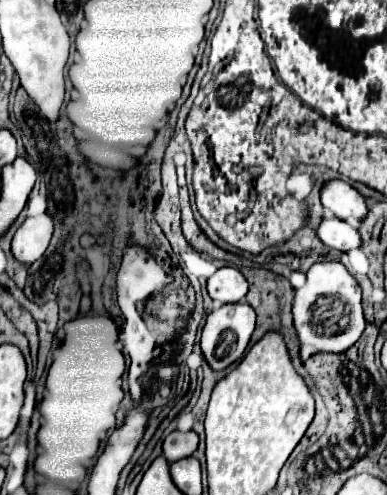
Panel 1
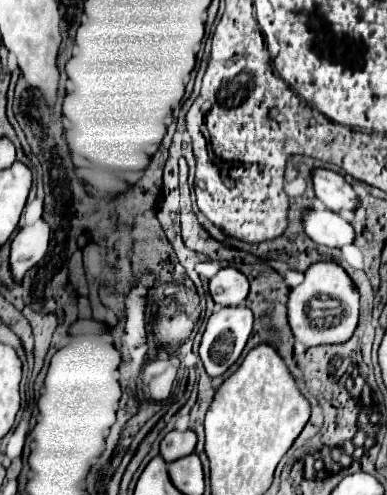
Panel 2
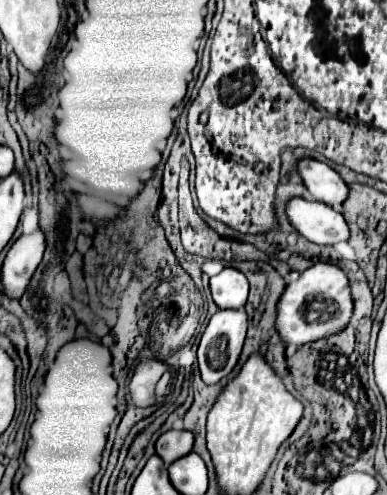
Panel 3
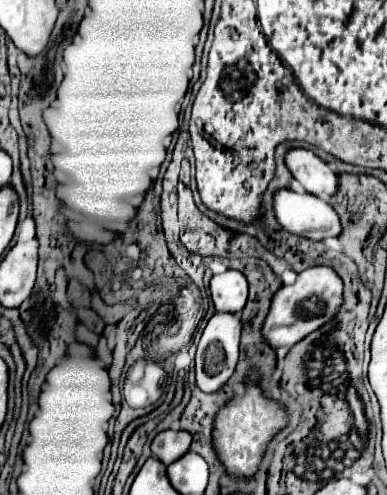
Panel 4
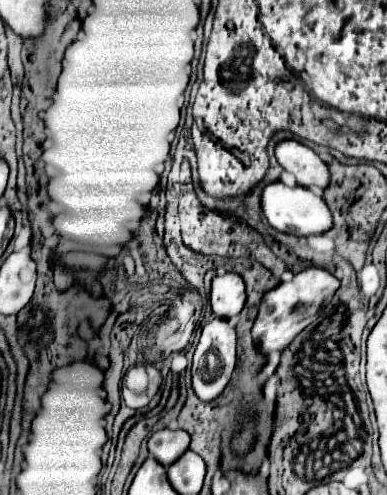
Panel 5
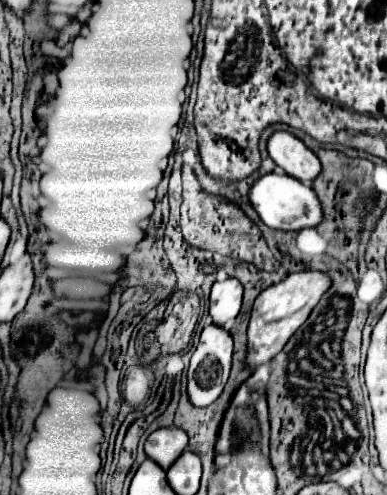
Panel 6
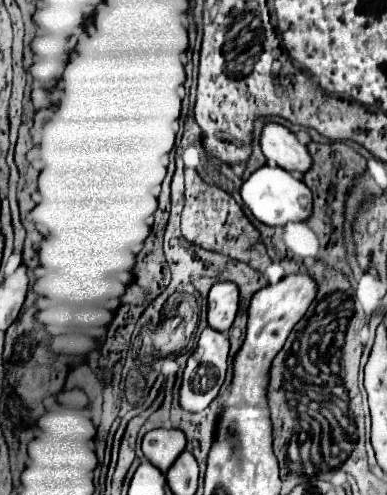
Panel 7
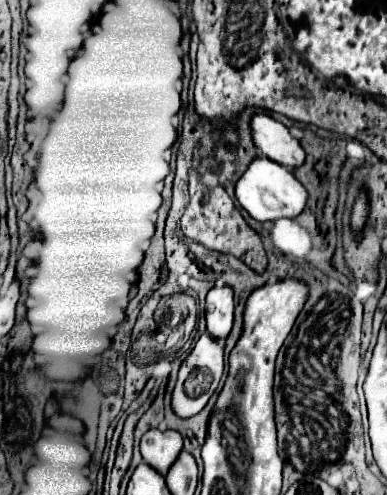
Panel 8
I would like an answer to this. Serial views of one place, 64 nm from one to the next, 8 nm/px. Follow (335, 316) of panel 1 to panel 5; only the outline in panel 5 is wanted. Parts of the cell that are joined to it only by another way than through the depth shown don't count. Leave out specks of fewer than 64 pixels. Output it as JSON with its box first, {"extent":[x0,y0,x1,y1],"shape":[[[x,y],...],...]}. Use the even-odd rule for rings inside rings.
{"extent":[252,268,340,356],"shape":[[[306,268],[294,276],[292,282],[282,282],[278,288],[264,296],[264,308],[260,308],[260,316],[252,328],[252,336],[262,350],[262,354],[270,356],[276,350],[284,350],[290,342],[310,324],[314,324],[322,308],[332,302],[336,290],[340,288],[340,280],[322,268]]]}

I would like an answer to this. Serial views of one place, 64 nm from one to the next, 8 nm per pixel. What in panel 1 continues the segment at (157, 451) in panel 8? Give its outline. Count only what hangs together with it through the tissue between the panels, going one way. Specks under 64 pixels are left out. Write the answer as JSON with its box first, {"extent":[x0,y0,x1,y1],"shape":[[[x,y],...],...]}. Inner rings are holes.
{"extent":[162,430,198,464],"shape":[[[174,430],[166,436],[162,448],[164,448],[166,460],[172,464],[176,460],[182,460],[182,458],[194,454],[194,450],[198,448],[198,434],[194,430],[190,430],[190,432]]]}

